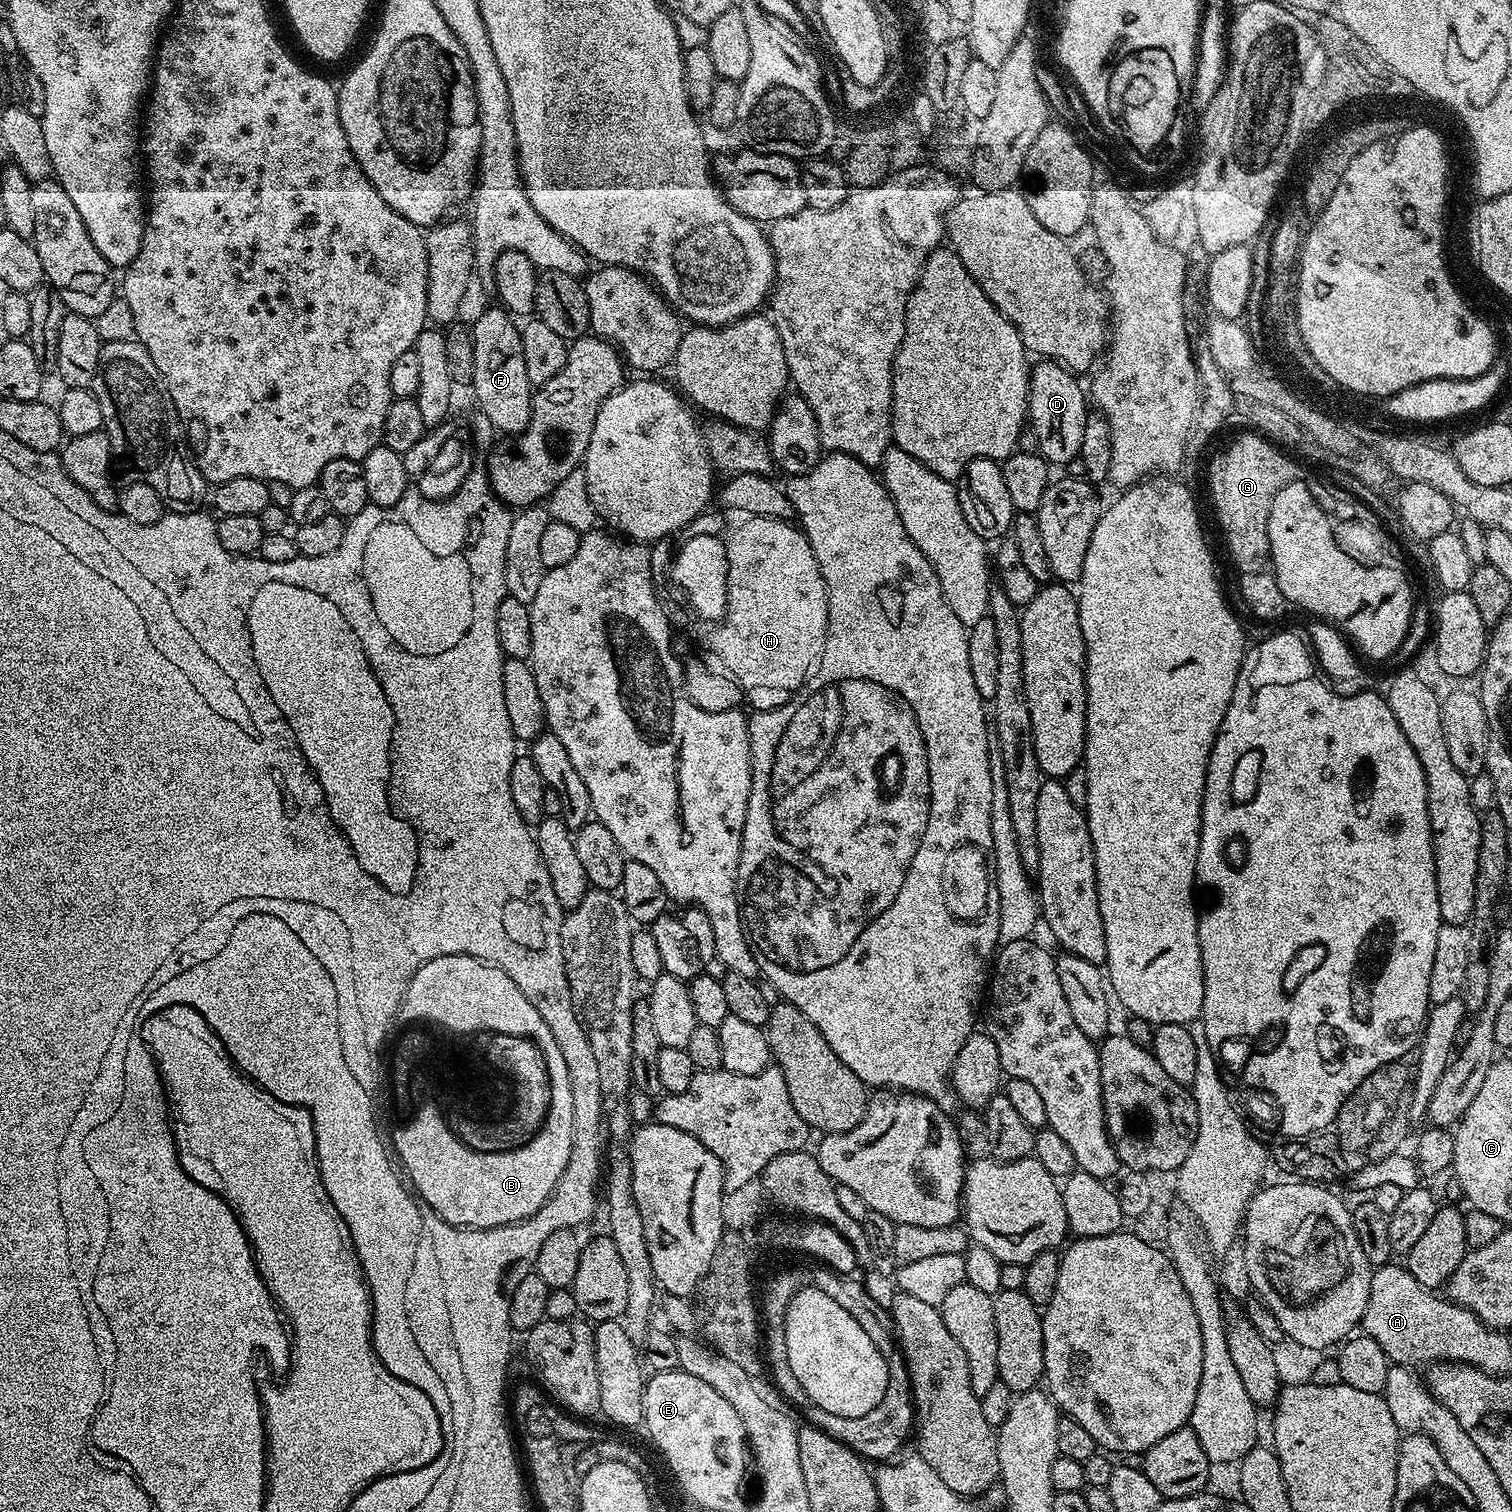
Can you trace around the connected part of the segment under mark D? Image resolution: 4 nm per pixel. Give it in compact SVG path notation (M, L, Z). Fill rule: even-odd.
M1041 359L1040 364L1031 369L1028 378L1028 420L1030 432L1038 436L1039 455L1049 465L1064 466L1080 454L1082 446L1082 430L1086 430L1086 422L1090 415L1089 401L1086 392L1080 389L1075 375L1063 368L1054 360ZM1084 396L1085 400L1084 401Z

